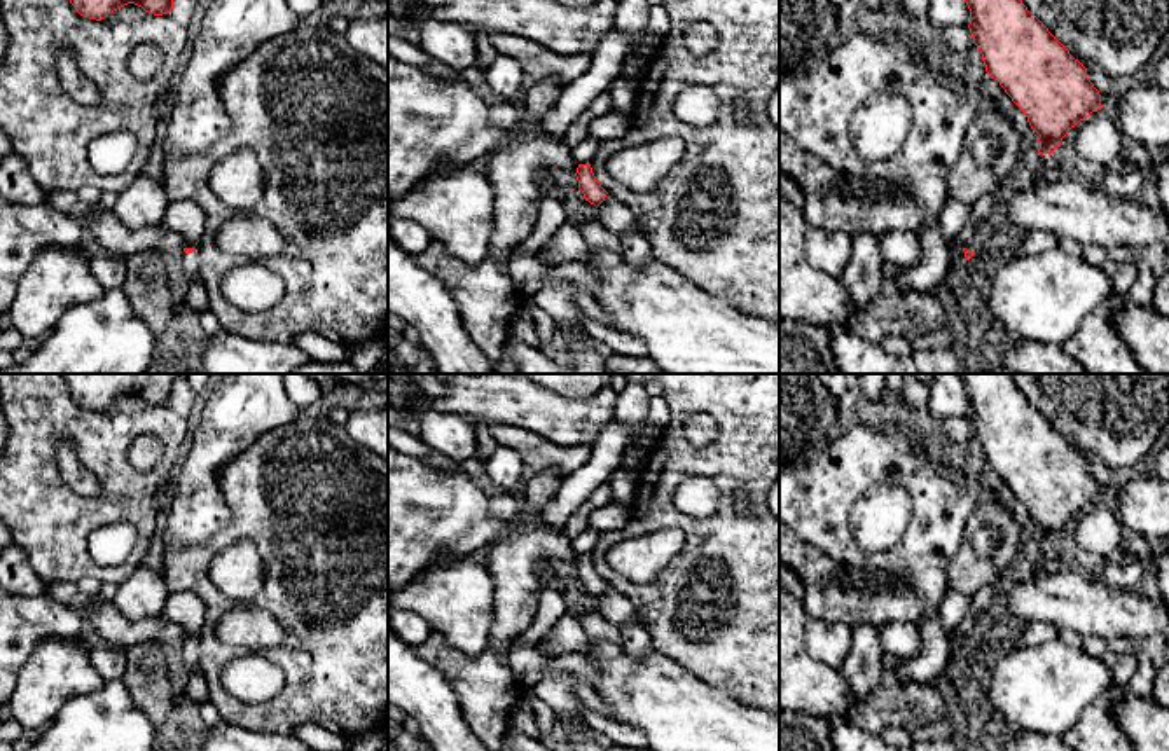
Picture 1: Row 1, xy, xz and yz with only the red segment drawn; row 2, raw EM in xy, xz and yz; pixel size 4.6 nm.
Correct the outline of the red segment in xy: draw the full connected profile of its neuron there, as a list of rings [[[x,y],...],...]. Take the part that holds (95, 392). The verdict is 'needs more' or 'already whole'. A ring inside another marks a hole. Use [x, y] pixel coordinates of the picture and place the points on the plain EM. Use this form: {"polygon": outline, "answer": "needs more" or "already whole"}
{"polygon": [[[63,374],[70,395],[89,410],[101,412],[114,402],[135,395],[154,407],[173,400],[173,381],[185,374]]], "answer": "already whole"}

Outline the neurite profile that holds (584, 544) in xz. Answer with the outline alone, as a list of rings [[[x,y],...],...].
[[[589,526],[577,538],[571,540],[573,552],[577,555],[591,555],[599,534],[601,534],[599,531]]]

